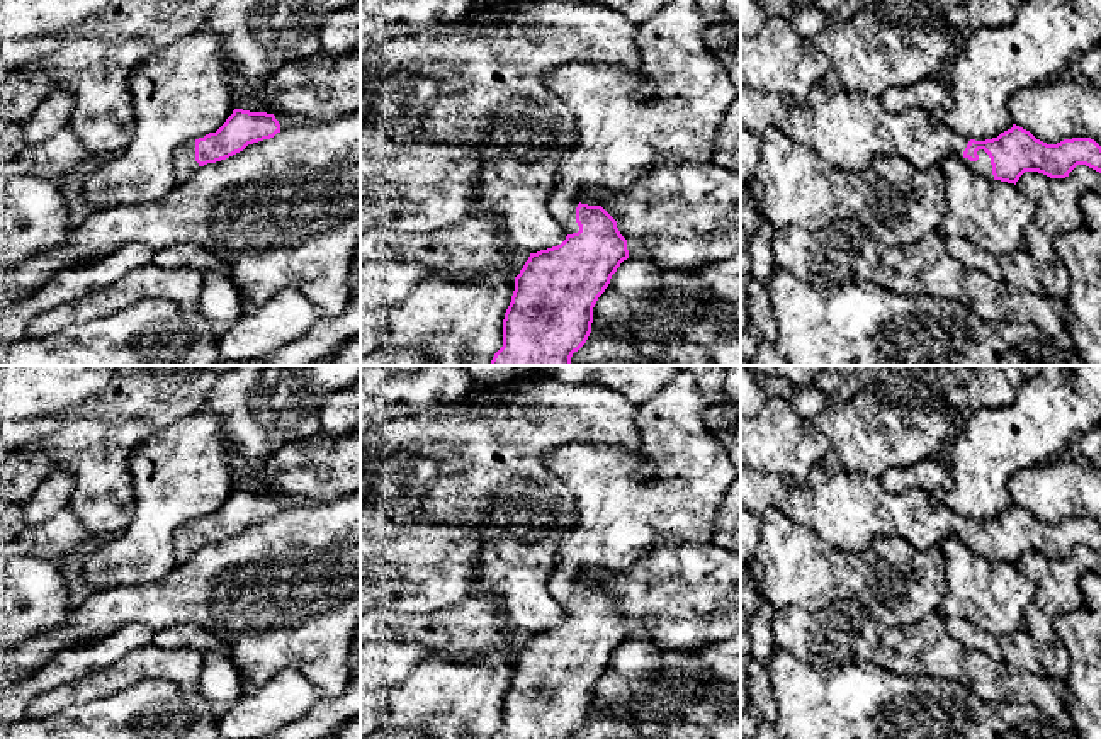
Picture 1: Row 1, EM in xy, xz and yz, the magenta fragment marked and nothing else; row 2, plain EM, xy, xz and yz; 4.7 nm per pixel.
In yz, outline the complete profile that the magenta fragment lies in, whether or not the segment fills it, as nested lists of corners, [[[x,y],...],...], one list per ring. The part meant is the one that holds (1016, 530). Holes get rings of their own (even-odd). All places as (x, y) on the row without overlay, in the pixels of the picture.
[[[822,464],[814,467],[804,482],[797,482],[788,474],[768,474],[741,467],[741,508],[761,516],[770,506],[778,508],[795,523],[814,530],[829,545],[851,554],[872,547],[878,537],[899,537],[919,550],[938,547],[948,537],[958,537],[984,559],[1014,566],[1025,552],[1065,559],[1077,545],[1086,545],[1101,554],[1101,527],[1091,518],[1072,518],[1047,525],[1030,511],[1013,505],[997,518],[975,522],[953,513],[923,489],[890,493],[877,477],[860,472],[831,472]]]

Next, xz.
[[[678,370],[649,401],[637,404],[637,450],[567,443],[544,457],[576,501],[576,522],[561,537],[559,562],[549,578],[549,593],[567,617],[557,627],[530,634],[515,657],[503,727],[493,739],[571,739],[586,724],[593,688],[629,630],[617,601],[601,586],[579,583],[583,571],[622,573],[656,547],[712,542],[717,510],[737,471],[703,421],[709,406],[695,375]]]

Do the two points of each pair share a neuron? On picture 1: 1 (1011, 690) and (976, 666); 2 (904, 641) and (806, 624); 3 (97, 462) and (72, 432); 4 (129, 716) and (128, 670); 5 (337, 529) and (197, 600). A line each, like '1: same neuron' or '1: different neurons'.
1: same neuron
2: same neuron
3: same neuron
4: different neurons
5: same neuron

